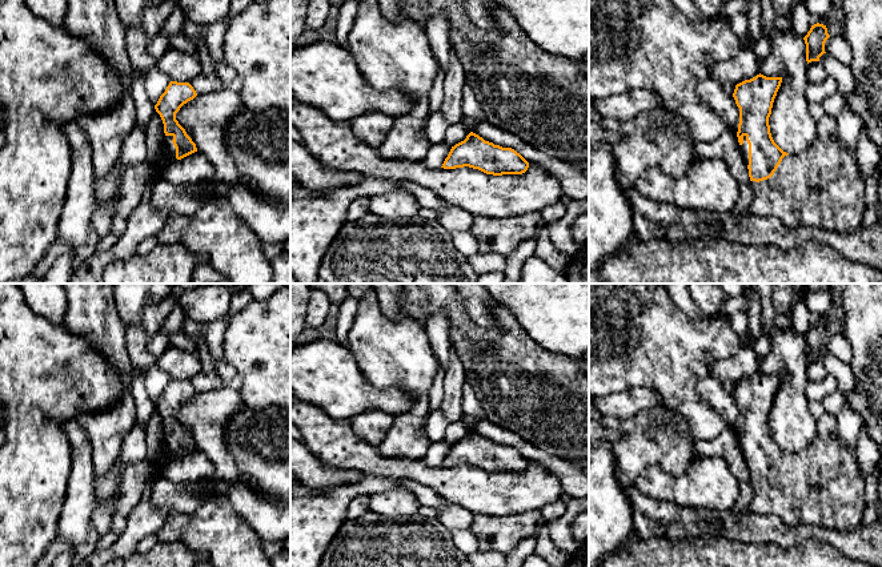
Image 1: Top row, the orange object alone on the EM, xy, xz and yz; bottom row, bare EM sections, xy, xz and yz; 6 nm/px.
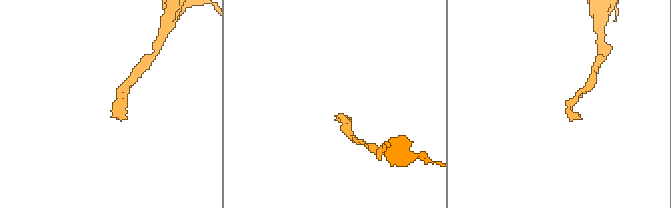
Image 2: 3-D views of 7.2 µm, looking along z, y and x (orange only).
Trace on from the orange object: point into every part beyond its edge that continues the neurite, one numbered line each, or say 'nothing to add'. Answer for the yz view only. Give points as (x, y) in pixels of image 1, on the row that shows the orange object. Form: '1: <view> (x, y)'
1: yz (822, 187)

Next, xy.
1: xy (168, 153)

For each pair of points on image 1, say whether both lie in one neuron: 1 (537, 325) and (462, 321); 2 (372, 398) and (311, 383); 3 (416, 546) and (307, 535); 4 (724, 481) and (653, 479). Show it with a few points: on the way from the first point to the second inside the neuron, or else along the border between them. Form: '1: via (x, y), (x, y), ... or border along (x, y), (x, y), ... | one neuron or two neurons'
1: border along (501, 305), (541, 346) | two neurons
2: via (357, 394), (343, 391), (335, 383), (325, 383) | one neuron
3: border along (347, 518), (323, 553) | two neurons
4: via (706, 483), (670, 483) | one neuron

